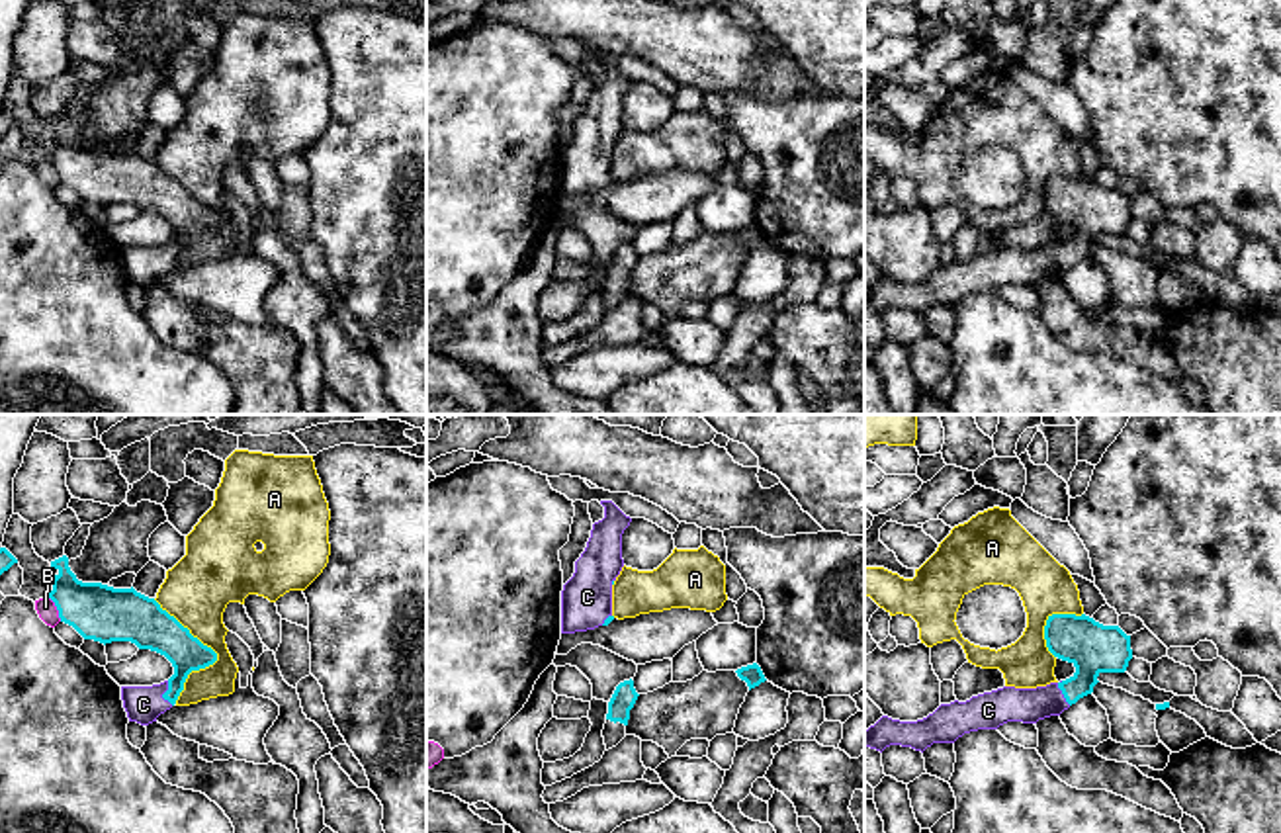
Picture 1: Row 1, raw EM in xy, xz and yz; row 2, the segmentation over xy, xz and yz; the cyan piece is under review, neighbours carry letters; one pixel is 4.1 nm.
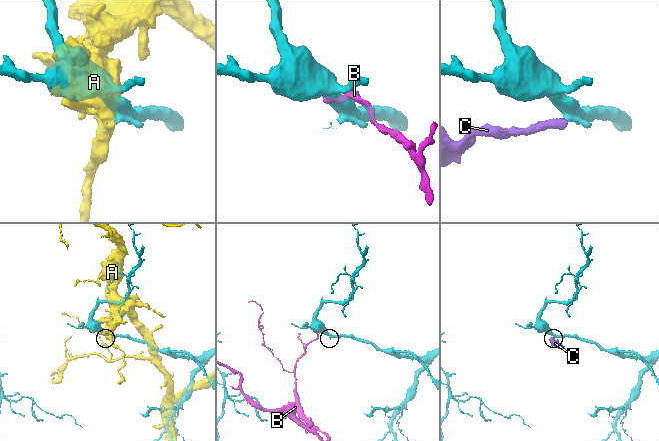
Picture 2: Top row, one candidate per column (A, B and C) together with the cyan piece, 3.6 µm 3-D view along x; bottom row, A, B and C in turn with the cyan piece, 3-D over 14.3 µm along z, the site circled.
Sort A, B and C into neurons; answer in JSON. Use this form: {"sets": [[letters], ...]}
{"sets": [["A"], ["B"], ["C"]]}

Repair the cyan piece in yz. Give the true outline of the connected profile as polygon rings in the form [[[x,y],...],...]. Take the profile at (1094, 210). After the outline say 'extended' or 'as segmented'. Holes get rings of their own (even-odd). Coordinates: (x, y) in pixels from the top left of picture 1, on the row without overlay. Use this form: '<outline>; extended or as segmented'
[[[1085,176],[1048,178],[1044,201],[1054,219],[1076,229],[1070,241],[1037,250],[1003,248],[966,264],[954,262],[917,284],[882,278],[864,291],[864,309],[882,315],[902,307],[923,315],[933,305],[954,305],[964,295],[997,291],[1007,284],[1037,285],[1091,256],[1101,235],[1125,235],[1132,221],[1130,197]]]; extended

